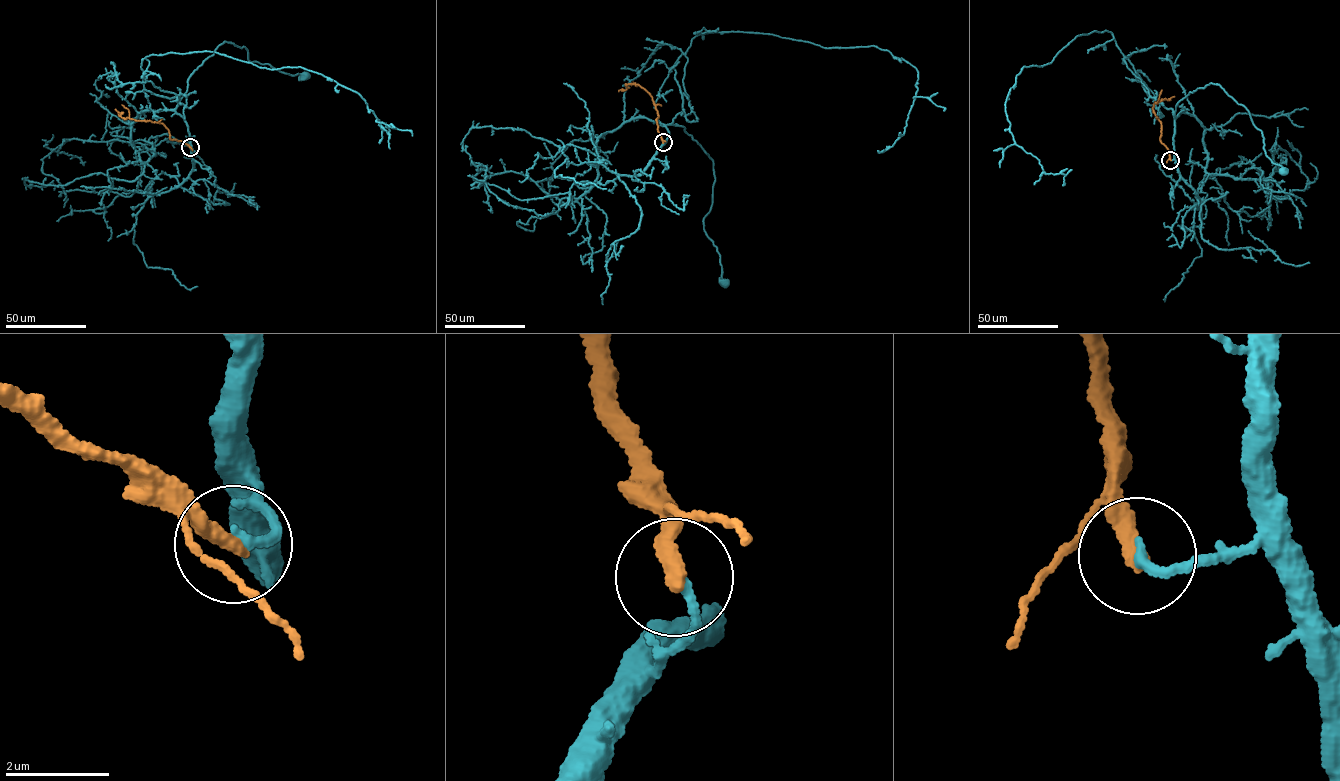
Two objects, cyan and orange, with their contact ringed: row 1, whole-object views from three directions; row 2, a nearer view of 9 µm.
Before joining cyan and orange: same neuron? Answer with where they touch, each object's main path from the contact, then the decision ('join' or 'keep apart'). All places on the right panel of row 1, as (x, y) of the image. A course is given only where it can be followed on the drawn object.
place (1170, 160); course cyan (1170, 159), (1176, 104), (1211, 83), (1244, 105), (1260, 130), (1266, 156), (1283, 171); course orange (1170, 159), (1160, 140), (1162, 125), (1153, 108), (1155, 102), (1174, 96); keep apart

